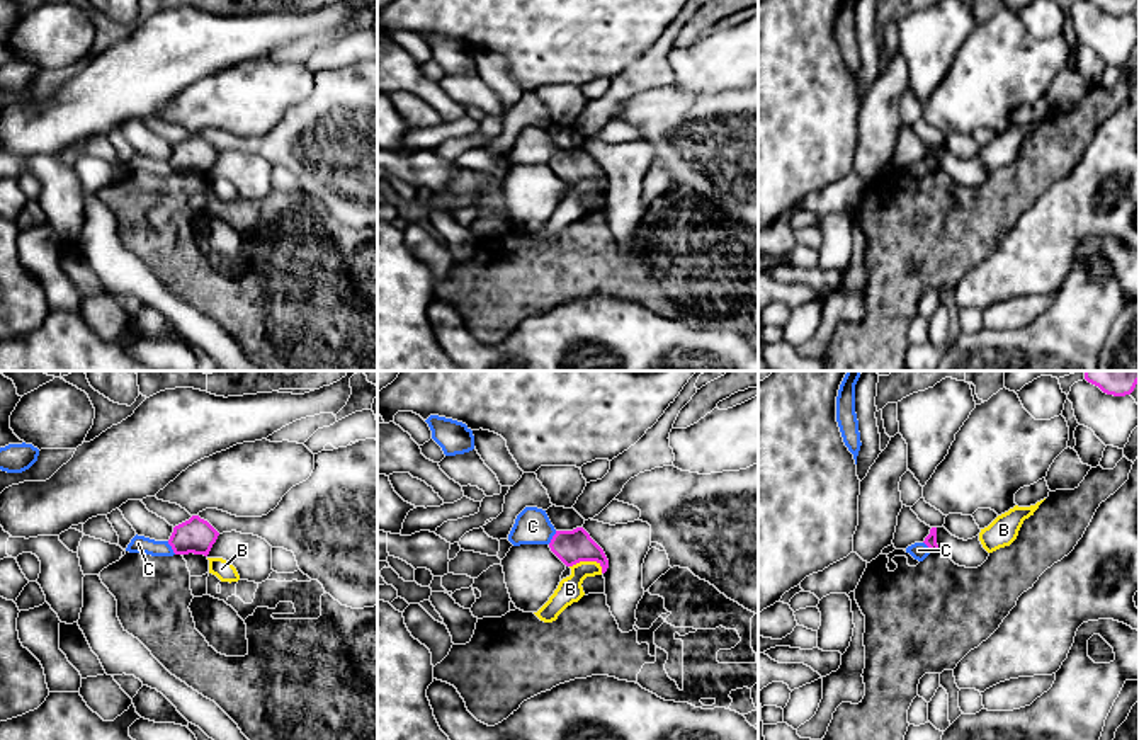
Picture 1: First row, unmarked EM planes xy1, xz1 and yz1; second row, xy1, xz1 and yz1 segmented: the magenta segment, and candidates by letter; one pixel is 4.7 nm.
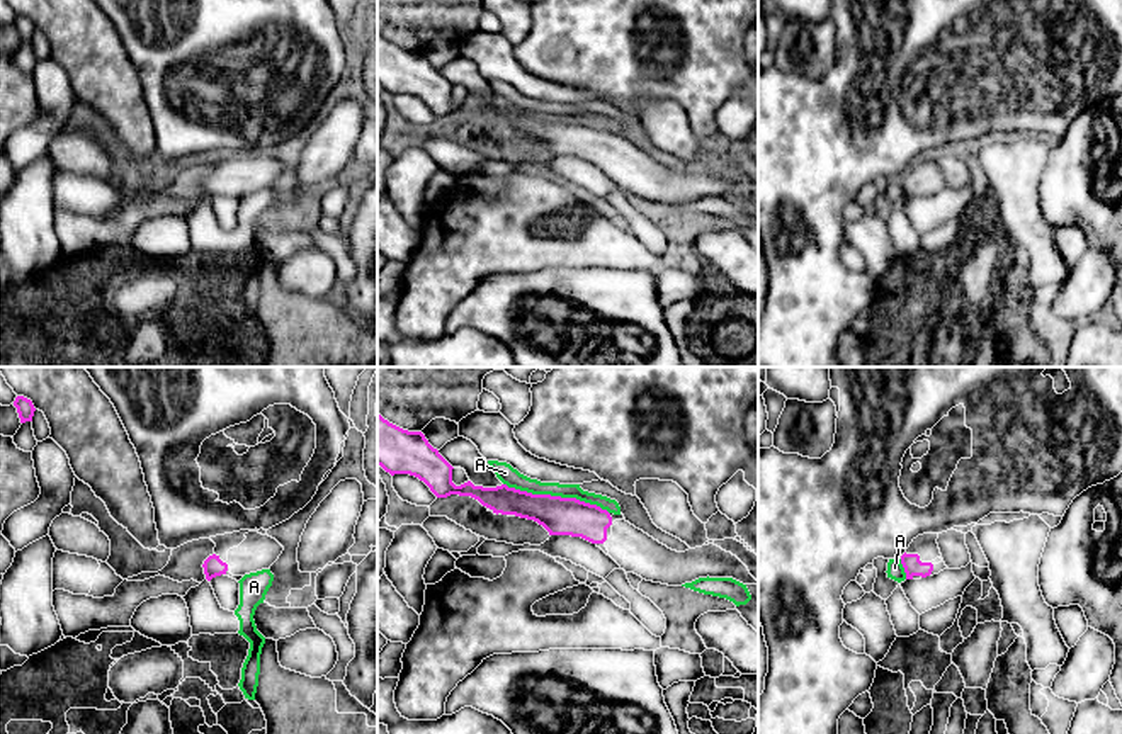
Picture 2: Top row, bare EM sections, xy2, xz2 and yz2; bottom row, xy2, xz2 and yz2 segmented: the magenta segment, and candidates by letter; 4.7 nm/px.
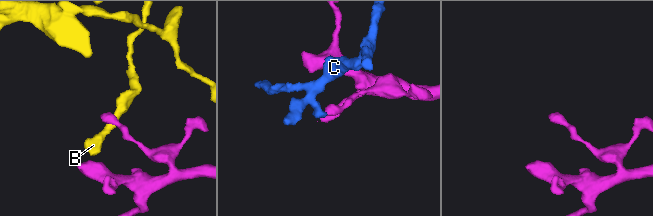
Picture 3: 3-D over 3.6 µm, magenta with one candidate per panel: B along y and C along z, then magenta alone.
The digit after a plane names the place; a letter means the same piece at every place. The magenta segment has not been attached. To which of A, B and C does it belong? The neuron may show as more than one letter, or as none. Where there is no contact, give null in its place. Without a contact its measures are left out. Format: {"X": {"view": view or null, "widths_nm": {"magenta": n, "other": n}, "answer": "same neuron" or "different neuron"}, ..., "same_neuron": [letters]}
{"A": {"view": "xz2", "widths_nm": {"magenta": 180, "other": 90}, "answer": "different neuron"}, "B": {"view": "xz1", "widths_nm": {"magenta": 160, "other": 120}, "answer": "different neuron"}, "C": {"view": "xy1", "widths_nm": {"magenta": 160, "other": 80}, "answer": "different neuron"}, "same_neuron": []}

